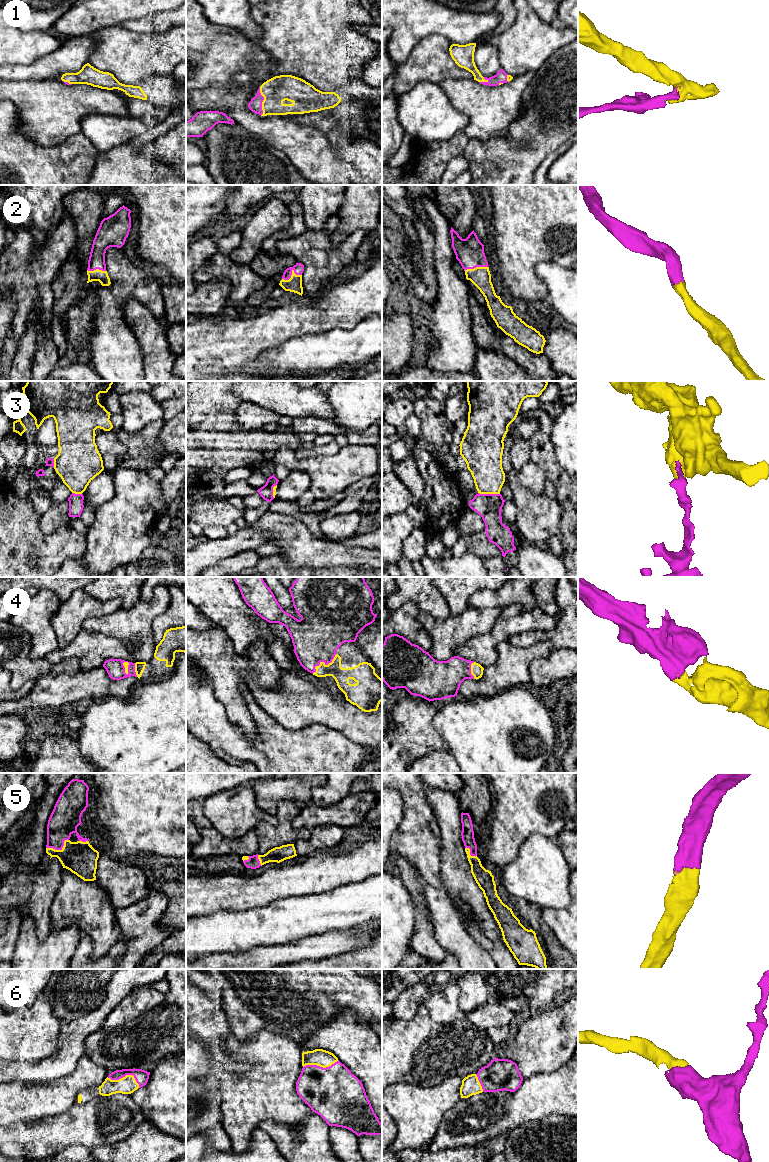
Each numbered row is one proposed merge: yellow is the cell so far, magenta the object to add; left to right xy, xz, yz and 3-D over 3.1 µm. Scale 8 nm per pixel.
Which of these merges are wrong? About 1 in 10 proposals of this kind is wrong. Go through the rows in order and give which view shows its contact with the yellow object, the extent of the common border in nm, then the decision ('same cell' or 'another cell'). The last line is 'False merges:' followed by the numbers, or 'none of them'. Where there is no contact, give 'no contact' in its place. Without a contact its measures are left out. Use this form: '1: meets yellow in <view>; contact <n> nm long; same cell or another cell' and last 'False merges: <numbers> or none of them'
1: meets yellow in xz; contact 240 nm long; same cell
2: meets yellow in xz; contact 170 nm long; same cell
3: meets yellow in yz; contact 180 nm long; another cell
4: meets yellow in xz; contact 260 nm long; same cell
5: meets yellow in xy; contact 200 nm long; same cell
6: meets yellow in xy; contact 280 nm long; same cell
False merges: 3

